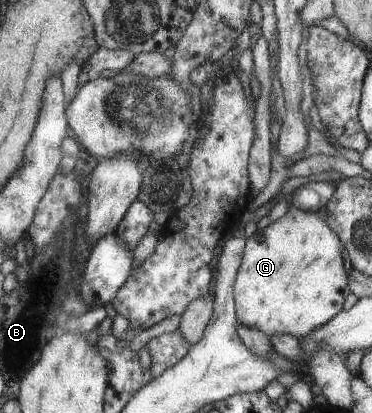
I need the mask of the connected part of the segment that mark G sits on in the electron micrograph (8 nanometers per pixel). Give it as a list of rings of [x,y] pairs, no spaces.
[[[289,204],[286,213],[276,221],[271,221],[268,226],[263,229],[256,229],[252,235],[244,240],[243,254],[239,264],[239,268],[235,274],[234,282],[234,299],[235,299],[235,319],[238,323],[247,327],[258,329],[267,337],[273,334],[284,333],[291,334],[299,339],[301,336],[307,335],[311,330],[317,329],[325,322],[331,320],[335,314],[338,314],[343,309],[343,302],[346,296],[350,293],[348,288],[347,273],[344,271],[344,262],[342,261],[342,249],[340,248],[340,238],[338,238],[335,231],[328,226],[328,222],[320,218],[314,211],[305,211],[296,208],[294,205]]]

